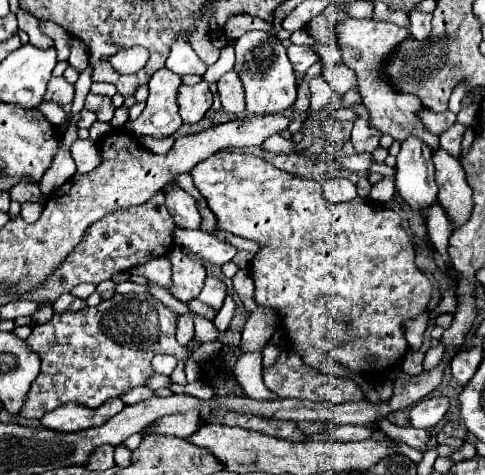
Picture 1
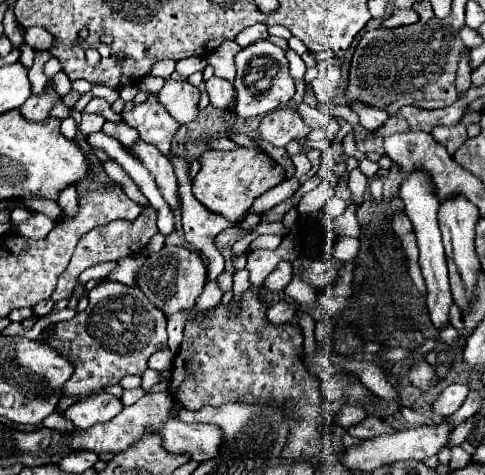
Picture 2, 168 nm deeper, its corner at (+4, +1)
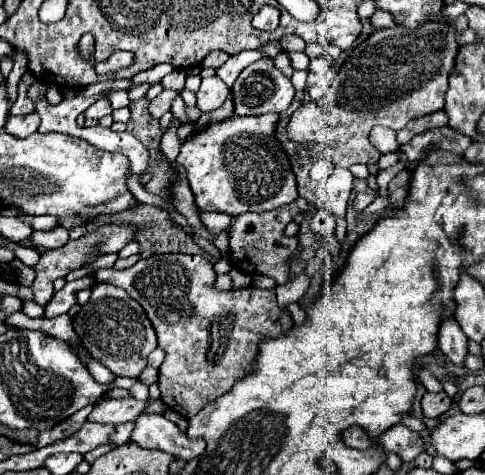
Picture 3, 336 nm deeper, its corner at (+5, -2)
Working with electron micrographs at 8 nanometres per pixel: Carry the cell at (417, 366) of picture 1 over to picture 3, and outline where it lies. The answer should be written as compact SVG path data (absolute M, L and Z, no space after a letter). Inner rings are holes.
M426 393L424 399L422 399L422 411L430 419L436 419L436 417L444 415L450 407L452 407L452 399L446 393L438 393L438 395Z

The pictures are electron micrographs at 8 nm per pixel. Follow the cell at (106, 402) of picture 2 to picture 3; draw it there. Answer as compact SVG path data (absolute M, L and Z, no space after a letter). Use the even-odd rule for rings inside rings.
M134 397L98 399L98 403L94 405L94 409L90 413L90 421L112 423L112 425L136 421L136 417L142 415L142 411L146 409L146 405L148 405L146 401L138 401Z

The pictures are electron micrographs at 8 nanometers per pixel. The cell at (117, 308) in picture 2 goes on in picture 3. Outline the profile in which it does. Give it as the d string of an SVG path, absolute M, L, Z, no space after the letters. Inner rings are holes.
M96 283L92 287L90 301L74 317L74 329L88 353L118 377L138 377L146 367L148 353L158 347L158 337L142 305L130 299L124 289L108 283Z

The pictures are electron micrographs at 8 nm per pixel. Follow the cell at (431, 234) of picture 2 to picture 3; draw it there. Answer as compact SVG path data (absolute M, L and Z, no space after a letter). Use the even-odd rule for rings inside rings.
M448 319L442 323L438 333L438 343L440 343L440 351L456 367L464 367L464 359L468 355L468 337L462 333L456 319Z

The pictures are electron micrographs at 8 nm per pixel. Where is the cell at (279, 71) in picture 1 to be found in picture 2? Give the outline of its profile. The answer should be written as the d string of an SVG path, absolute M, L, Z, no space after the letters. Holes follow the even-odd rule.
M257 40L251 46L243 48L235 56L237 76L235 76L235 88L237 88L237 106L235 112L241 118L249 116L263 116L271 110L285 106L293 94L295 94L295 82L289 74L289 62L285 58L285 52L271 44L269 40Z

